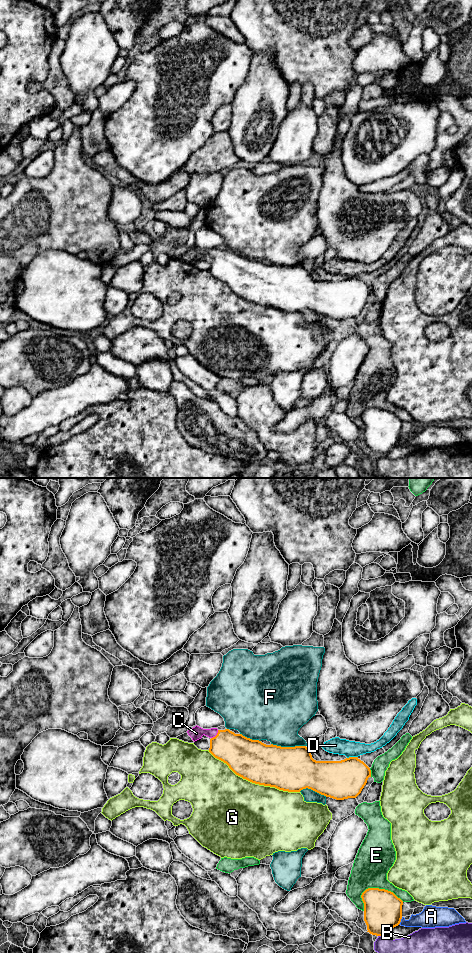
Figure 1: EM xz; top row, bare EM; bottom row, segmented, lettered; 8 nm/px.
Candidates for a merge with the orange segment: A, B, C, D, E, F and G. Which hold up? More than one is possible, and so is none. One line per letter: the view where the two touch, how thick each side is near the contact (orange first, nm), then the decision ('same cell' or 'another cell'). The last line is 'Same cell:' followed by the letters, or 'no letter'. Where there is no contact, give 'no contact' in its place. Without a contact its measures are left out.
A: meets orange in xz; 300 nm thick on the orange side, 170 nm on the other; another cell
B: meets orange in xz; 300 nm thick on the orange side, 300 nm on the other; another cell
C: meets orange in xz; 280 nm thick on the orange side, 110 nm on the other; same cell
D: meets orange in xz; 320 nm thick on the orange side, 130 nm on the other; another cell
E: meets orange in xz; 300 nm thick on the orange side, 300 nm on the other; another cell
F: meets orange in xz; 360 nm thick on the orange side, 380 nm on the other; another cell
G: meets orange in xz; 340 nm thick on the orange side, 480 nm on the other; another cell
Same cell: C

